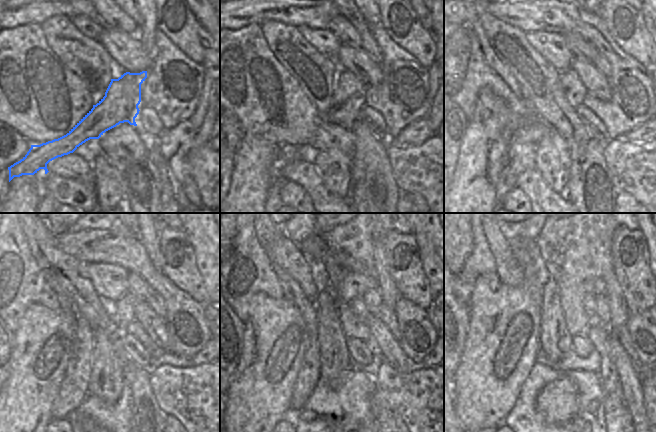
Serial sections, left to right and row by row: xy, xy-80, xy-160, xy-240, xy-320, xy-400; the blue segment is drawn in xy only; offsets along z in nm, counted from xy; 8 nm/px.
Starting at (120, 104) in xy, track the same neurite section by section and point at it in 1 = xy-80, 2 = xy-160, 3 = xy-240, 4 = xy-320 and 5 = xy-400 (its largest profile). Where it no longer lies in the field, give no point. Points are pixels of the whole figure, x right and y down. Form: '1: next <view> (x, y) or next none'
1: next xy-80 (349, 94)
2: next xy-160 (574, 91)
3: next xy-240 (124, 314)
4: next xy-320 (357, 304)
5: next xy-400 (588, 301)

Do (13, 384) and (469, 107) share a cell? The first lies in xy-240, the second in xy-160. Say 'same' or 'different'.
different

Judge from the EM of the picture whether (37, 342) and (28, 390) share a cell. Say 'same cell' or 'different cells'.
same cell

